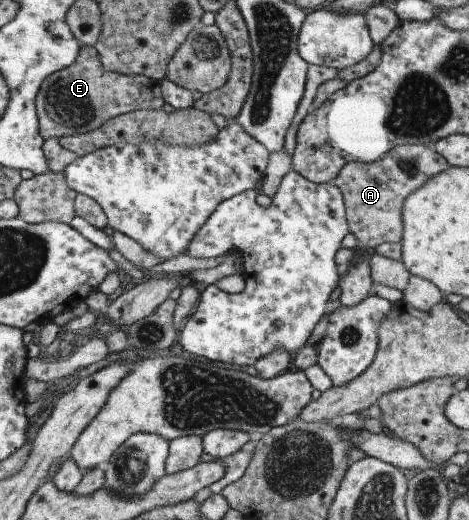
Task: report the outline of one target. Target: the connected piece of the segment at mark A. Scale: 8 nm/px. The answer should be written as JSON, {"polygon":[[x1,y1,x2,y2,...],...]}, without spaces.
{"polygon":[[406,144,397,145,390,149,386,155,373,162,348,162,345,163,330,181,338,188,343,197,345,207,345,218,347,231,352,233,357,244,376,247,381,243,400,243,403,223,401,220,401,209,403,199,422,185,430,176,443,172,449,165,443,157,440,157,430,145]]}

